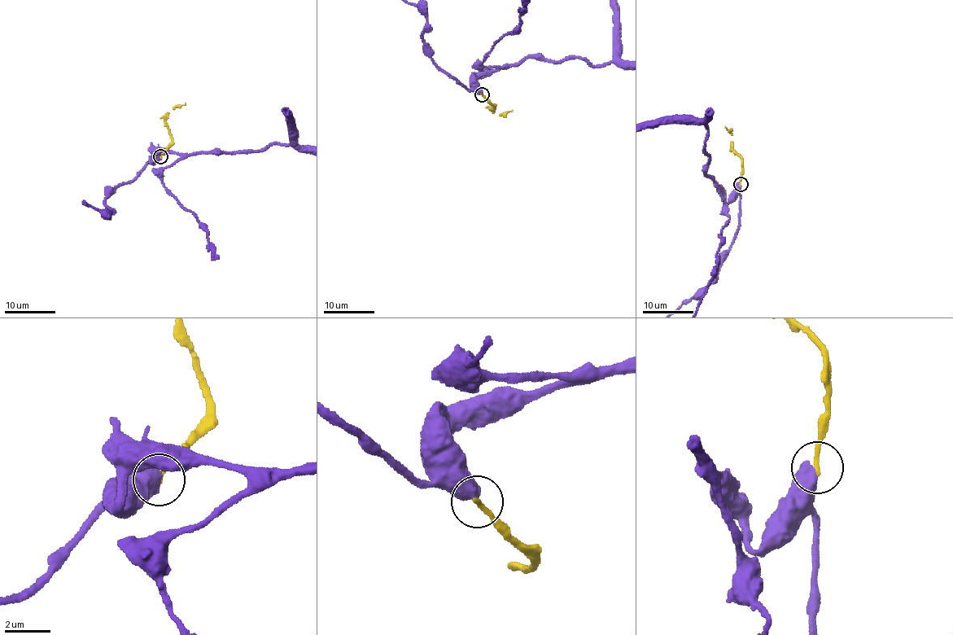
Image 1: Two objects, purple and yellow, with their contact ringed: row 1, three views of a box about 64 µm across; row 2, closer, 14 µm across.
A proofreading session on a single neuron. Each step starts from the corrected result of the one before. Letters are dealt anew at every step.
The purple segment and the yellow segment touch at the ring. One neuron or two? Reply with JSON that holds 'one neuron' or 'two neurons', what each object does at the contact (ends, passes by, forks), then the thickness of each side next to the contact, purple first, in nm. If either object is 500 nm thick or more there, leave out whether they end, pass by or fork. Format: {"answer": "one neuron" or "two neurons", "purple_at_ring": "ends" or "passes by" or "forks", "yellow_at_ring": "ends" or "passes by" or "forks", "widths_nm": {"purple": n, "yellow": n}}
{"answer": "two neurons", "widths_nm": {"purple": 750, "yellow": 200}}

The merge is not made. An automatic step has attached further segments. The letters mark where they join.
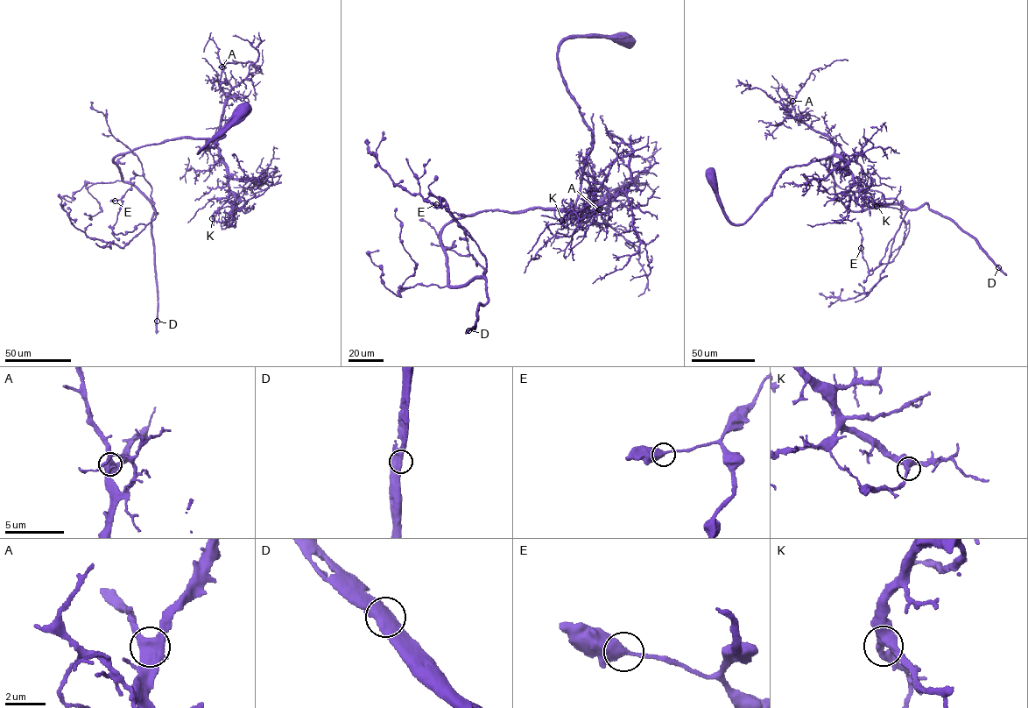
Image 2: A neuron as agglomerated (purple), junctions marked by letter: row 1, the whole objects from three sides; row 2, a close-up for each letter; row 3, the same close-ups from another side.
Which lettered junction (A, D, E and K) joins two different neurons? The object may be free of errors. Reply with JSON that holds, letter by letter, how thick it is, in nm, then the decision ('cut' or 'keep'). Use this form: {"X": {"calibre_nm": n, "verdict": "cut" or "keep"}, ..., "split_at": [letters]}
{"A": {"calibre_nm": 500, "verdict": "keep"}, "D": {"calibre_nm": 500, "verdict": "keep"}, "E": {"calibre_nm": 480, "verdict": "keep"}, "K": {"calibre_nm": 460, "verdict": "keep"}, "split_at": []}

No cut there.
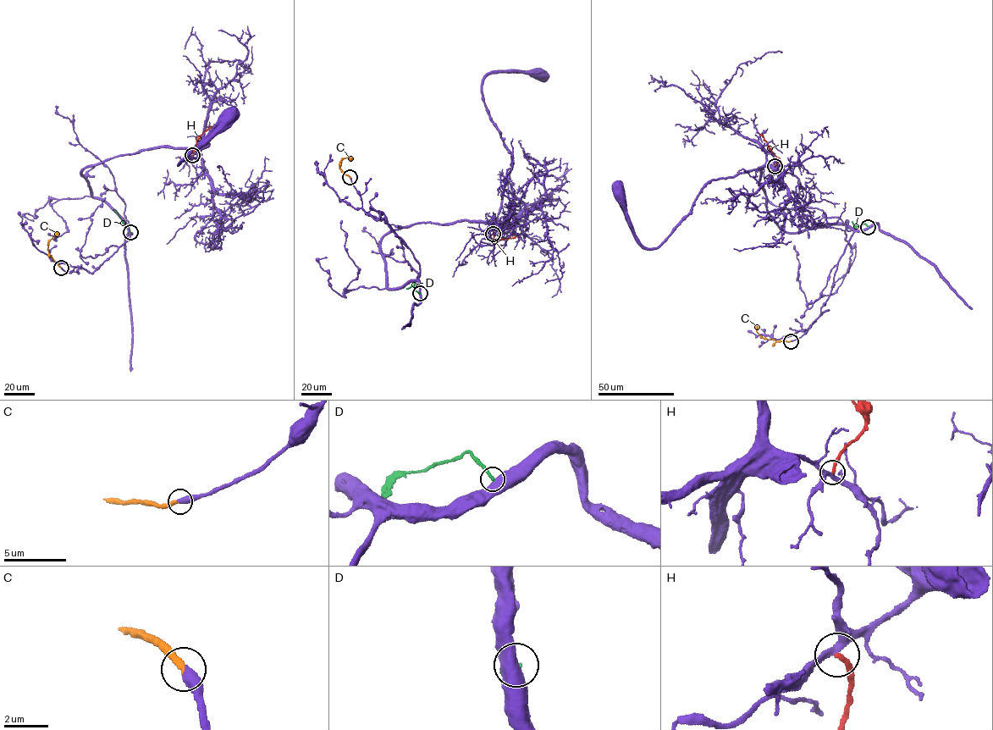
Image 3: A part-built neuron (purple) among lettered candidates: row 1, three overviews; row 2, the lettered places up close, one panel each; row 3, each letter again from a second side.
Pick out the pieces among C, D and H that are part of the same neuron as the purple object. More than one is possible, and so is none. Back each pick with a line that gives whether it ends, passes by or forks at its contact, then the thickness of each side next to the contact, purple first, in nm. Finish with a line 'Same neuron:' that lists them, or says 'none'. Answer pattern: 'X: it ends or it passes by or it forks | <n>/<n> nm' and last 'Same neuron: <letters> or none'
C: it ends | 550/320 nm
Same neuron: C

